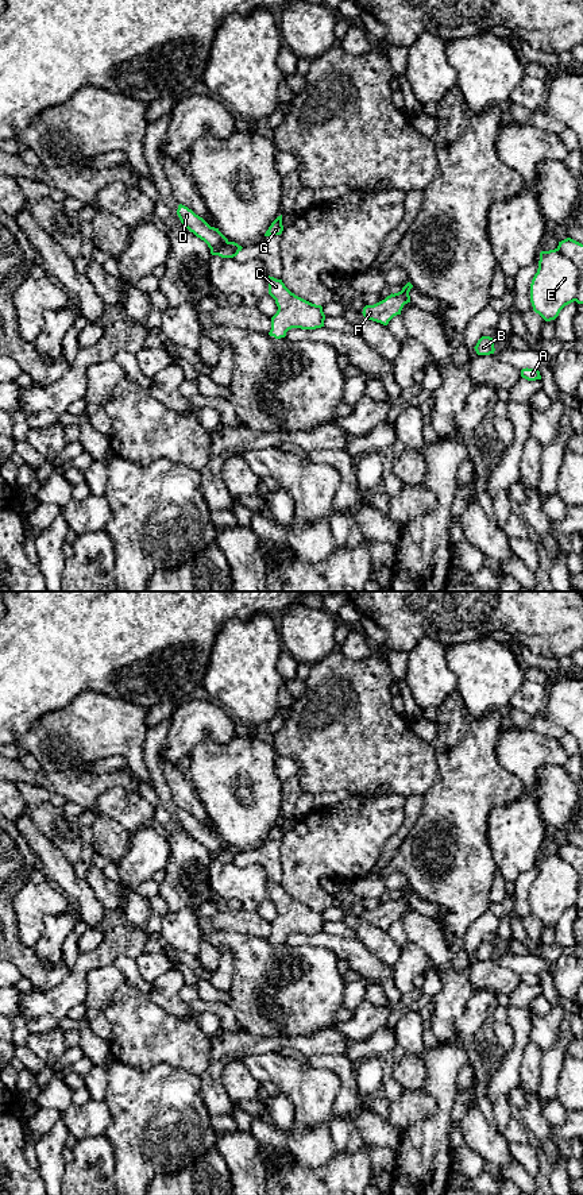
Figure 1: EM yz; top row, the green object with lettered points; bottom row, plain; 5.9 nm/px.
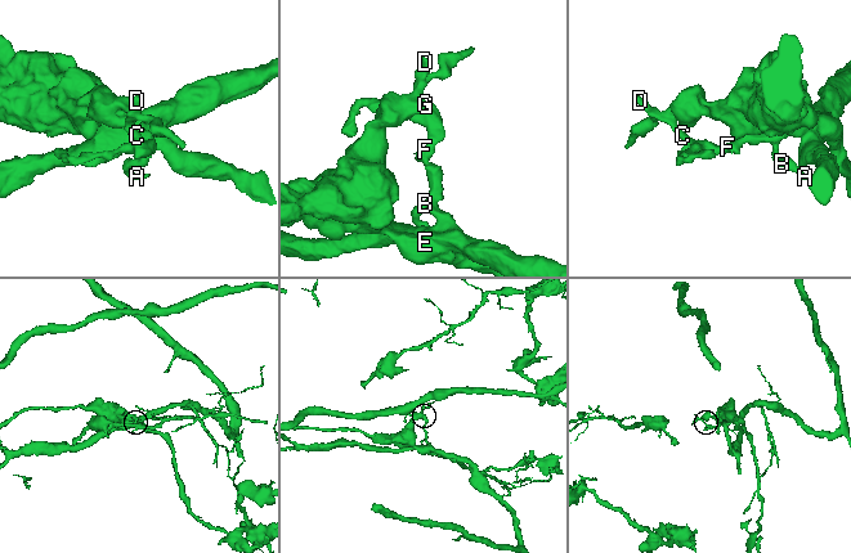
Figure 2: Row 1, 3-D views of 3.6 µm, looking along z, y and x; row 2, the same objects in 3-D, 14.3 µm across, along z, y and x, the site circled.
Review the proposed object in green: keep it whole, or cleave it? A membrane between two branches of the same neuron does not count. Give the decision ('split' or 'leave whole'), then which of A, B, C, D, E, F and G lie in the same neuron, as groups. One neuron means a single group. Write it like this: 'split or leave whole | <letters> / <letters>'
split | A B C D E F / G

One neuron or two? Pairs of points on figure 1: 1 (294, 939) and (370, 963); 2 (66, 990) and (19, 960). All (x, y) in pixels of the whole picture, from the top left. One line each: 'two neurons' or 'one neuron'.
1: one neuron
2: two neurons

